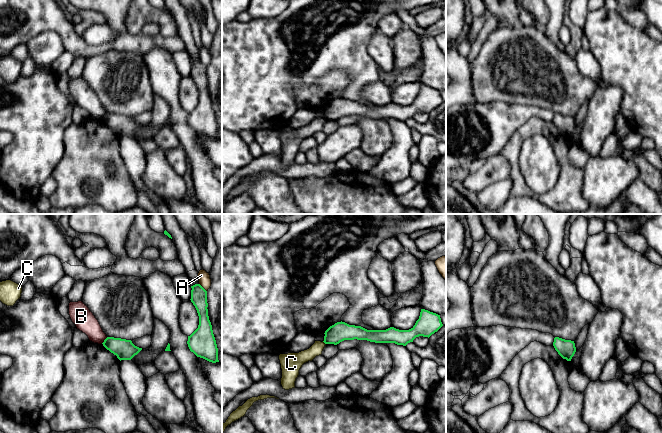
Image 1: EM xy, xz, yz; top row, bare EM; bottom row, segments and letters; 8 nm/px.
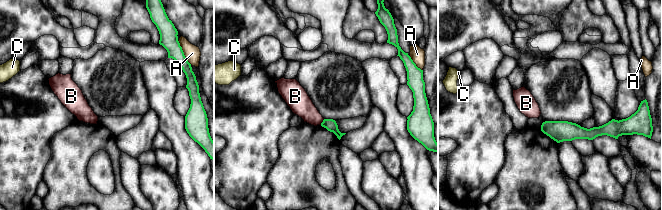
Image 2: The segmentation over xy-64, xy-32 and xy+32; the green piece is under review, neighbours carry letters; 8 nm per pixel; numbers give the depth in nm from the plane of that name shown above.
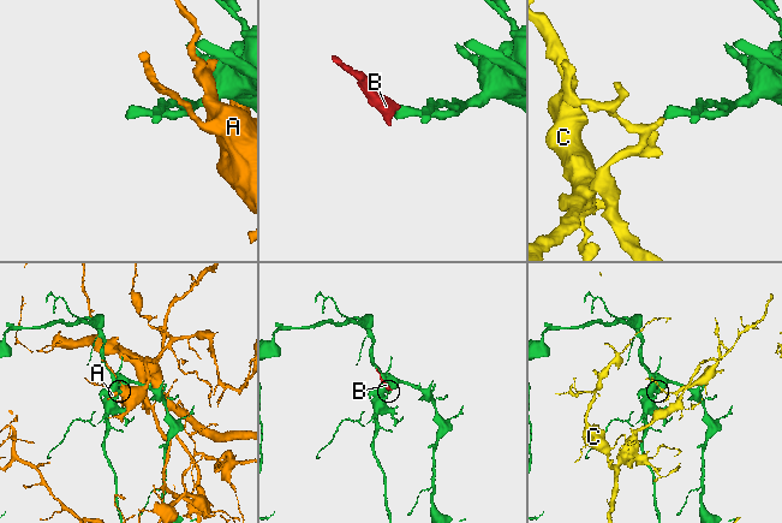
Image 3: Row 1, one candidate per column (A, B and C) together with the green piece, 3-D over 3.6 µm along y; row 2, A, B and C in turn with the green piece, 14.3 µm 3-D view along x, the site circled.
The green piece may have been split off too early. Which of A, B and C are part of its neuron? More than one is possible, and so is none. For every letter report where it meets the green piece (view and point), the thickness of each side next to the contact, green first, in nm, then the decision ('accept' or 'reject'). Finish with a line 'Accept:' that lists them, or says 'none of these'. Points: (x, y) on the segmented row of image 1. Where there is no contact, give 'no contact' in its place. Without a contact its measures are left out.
A: xy (202, 287) | 130/100 nm | reject
B: xy (104, 340) | 160/170 nm | reject
C: xz (324, 342) | 160/110 nm | reject
Accept: none of these

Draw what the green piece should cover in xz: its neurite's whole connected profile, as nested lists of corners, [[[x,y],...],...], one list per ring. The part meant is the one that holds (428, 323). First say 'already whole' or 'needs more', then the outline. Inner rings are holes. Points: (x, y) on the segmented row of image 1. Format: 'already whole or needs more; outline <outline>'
already whole; outline [[[421,309],[419,319],[409,330],[390,327],[386,330],[367,330],[361,326],[337,322],[325,331],[324,343],[337,345],[344,340],[367,340],[375,343],[395,343],[406,346],[416,337],[430,337],[443,326],[440,315]]]

